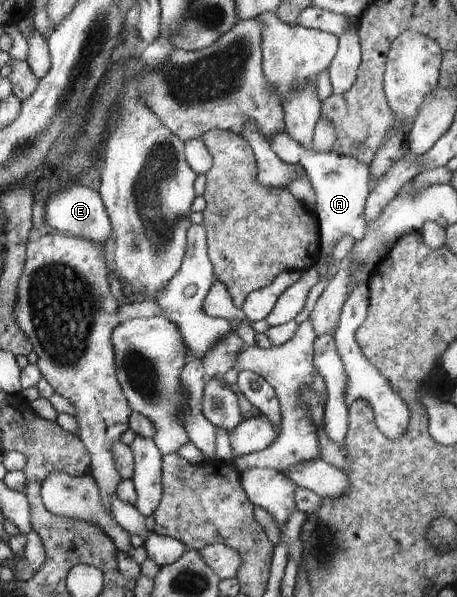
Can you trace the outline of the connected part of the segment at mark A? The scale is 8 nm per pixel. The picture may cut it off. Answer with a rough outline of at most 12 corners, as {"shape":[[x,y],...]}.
{"shape":[[286,130],[273,152],[301,164],[315,194],[320,254],[367,232],[369,166],[311,152]]}

